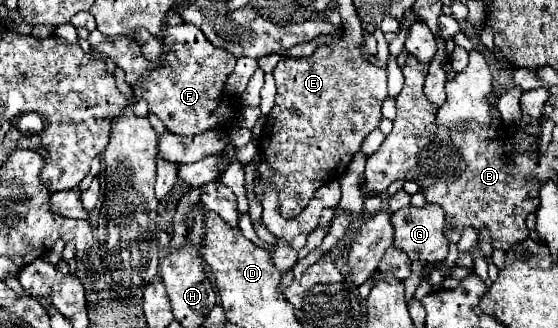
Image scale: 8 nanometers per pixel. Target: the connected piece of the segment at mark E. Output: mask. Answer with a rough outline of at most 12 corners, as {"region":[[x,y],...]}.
{"region":[[346,35],[280,61],[258,139],[284,219],[378,127],[386,69]]}

